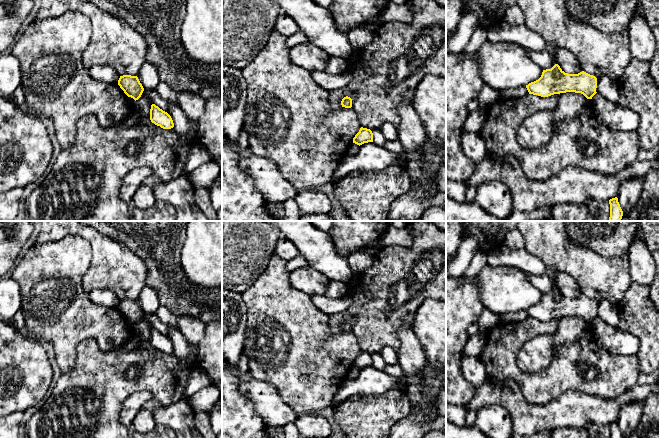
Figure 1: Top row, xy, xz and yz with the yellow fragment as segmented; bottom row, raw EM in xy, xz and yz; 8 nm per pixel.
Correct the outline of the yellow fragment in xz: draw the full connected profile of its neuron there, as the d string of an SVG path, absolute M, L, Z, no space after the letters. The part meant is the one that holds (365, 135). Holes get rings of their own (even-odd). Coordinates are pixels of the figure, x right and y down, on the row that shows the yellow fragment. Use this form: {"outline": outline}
{"outline": "M361 127L359 132L353 138L353 143L360 146L368 142L373 142L373 133L370 129Z"}

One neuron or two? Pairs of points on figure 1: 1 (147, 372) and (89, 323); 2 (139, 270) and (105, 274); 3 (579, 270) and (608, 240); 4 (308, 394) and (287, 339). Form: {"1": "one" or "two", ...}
{"1": "two", "2": "one", "3": "two", "4": "one"}

